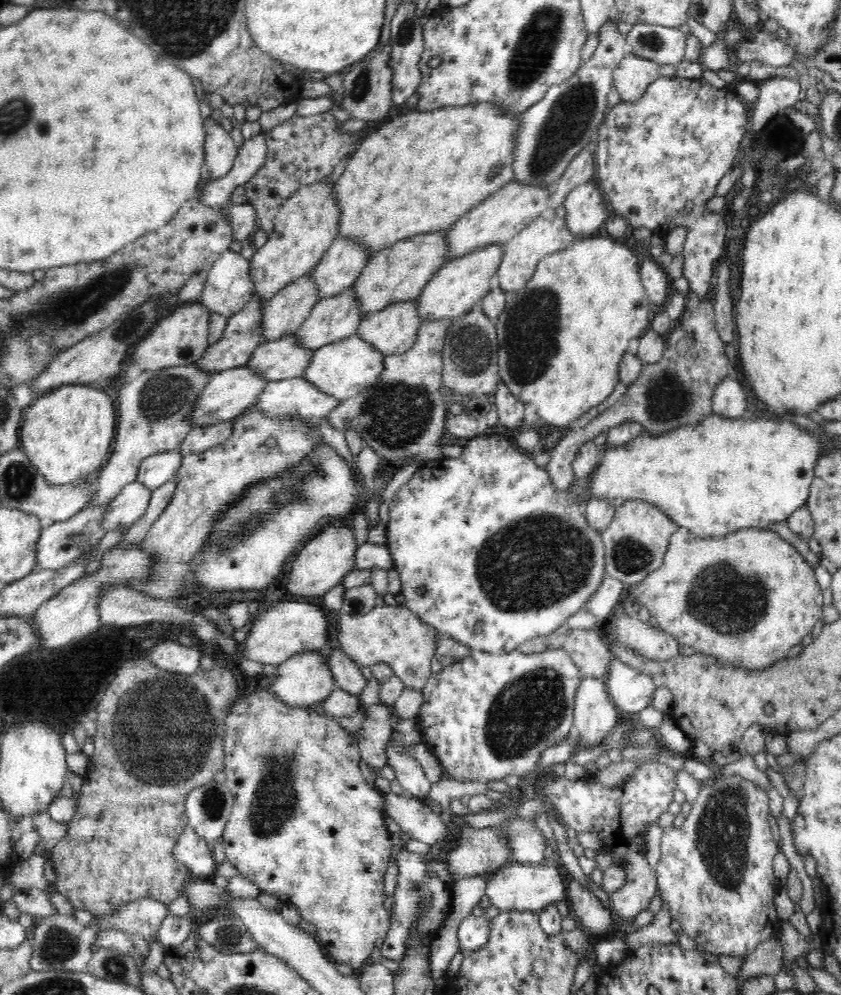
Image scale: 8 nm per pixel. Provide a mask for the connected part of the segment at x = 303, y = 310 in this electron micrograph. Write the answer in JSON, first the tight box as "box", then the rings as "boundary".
{"box":[262,273,319,342],"boundary":[[[311,273],[298,277],[270,300],[263,302],[262,339],[264,342],[296,333],[319,302],[318,285]]]}

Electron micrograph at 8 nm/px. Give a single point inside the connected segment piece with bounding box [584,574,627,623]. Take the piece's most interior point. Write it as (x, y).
(602, 603)

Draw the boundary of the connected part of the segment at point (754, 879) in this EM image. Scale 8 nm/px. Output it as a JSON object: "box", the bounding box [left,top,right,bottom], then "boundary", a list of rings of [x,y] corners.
{"box":[655,773,782,958],"boundary":[[[715,773],[709,781],[710,784],[701,788],[698,799],[692,804],[690,813],[683,820],[681,827],[668,828],[662,835],[659,844],[661,856],[655,869],[657,891],[660,891],[662,904],[668,904],[668,911],[672,913],[672,919],[680,922],[682,932],[696,941],[697,948],[700,951],[706,951],[716,956],[722,954],[724,957],[735,956],[742,958],[754,952],[758,944],[767,941],[772,933],[780,929],[782,919],[777,915],[776,907],[773,904],[773,898],[777,896],[777,892],[781,888],[778,878],[774,877],[773,873],[774,857],[779,852],[779,848],[774,841],[774,832],[770,829],[770,822],[768,821],[768,815],[770,814],[768,795],[762,789],[758,789],[752,782],[738,775],[721,776]]]}

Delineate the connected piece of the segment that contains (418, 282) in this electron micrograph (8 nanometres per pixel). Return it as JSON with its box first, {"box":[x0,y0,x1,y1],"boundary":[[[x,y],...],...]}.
{"box":[354,231,450,318],"boundary":[[[446,231],[418,233],[418,236],[408,240],[396,241],[396,244],[390,245],[390,248],[383,248],[369,259],[354,284],[363,318],[366,318],[367,314],[380,312],[388,304],[416,301],[419,298],[429,280],[447,263],[450,241],[447,240]]]}

